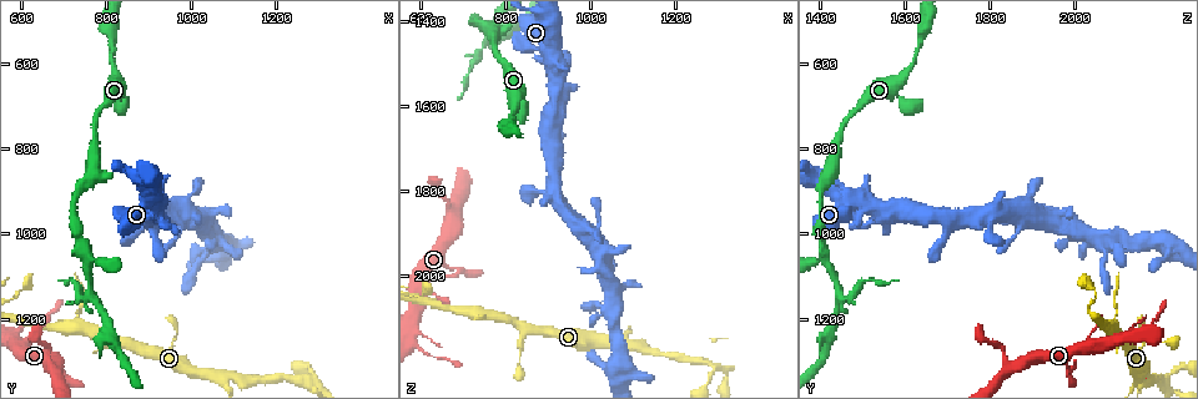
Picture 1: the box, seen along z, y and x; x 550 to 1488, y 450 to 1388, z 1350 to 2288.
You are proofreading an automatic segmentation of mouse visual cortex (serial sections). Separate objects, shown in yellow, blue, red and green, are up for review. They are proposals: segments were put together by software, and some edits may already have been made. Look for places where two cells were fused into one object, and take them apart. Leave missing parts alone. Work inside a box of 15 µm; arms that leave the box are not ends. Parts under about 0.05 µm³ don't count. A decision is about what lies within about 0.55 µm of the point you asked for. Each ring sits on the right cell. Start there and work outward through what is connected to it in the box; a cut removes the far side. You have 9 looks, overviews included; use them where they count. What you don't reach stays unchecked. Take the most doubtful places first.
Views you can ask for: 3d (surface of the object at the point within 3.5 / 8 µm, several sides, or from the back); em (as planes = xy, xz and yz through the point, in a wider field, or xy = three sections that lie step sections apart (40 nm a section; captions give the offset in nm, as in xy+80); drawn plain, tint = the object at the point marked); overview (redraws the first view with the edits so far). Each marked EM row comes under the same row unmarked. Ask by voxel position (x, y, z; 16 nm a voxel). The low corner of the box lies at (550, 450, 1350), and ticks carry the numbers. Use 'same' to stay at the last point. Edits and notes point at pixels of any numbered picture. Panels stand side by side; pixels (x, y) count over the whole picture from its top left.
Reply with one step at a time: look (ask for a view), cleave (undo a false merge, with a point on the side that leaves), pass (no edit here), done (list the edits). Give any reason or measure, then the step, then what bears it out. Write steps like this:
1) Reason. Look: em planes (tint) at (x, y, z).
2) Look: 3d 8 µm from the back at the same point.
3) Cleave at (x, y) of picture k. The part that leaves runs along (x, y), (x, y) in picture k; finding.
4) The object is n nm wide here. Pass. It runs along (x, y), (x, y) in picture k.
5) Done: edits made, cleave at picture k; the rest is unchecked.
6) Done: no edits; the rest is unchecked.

Two arms in line, one across. Look: 3d 3.5 µm at (1280, 1355, 2205).

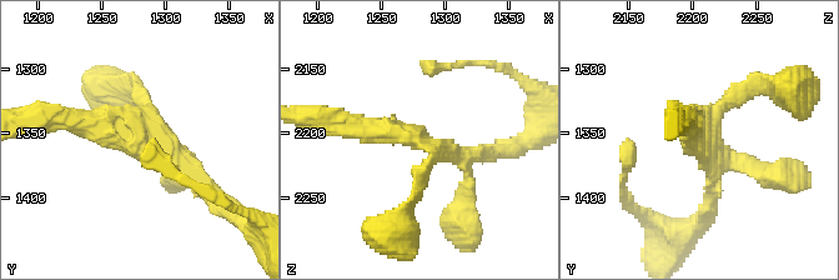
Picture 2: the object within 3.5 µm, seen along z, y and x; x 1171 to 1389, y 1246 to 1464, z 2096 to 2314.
3 arms meet here; the arms are 200, 250, 300 nm wide. Look: em xy step 2 (tint) at (1276, 1348, 2202).

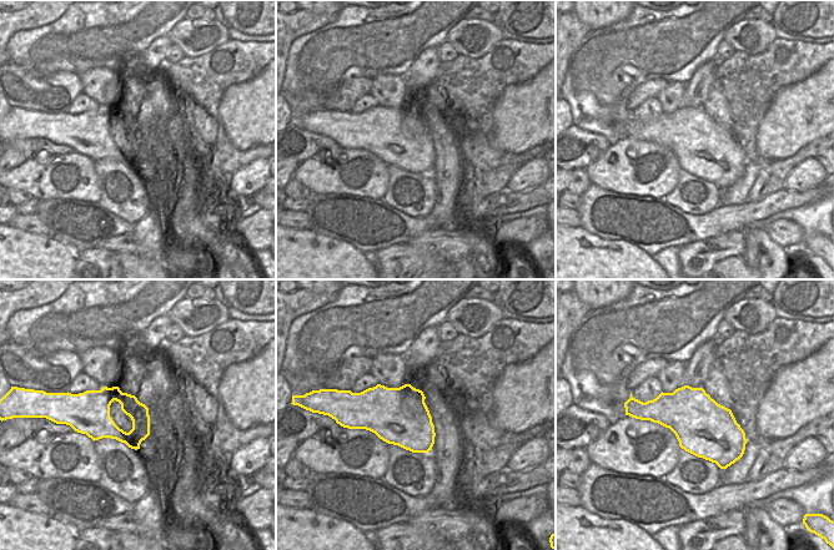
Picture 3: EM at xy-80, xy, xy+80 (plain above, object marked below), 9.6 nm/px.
Pass. It runs along (335, 125), (423, 144), (420, 195) in picture 2; all the same cell.

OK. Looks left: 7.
Calibre changes. Look: 3d 3.5 µm at (730, 1220, 2090).

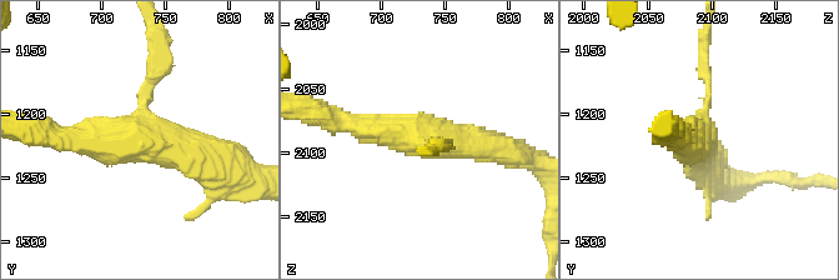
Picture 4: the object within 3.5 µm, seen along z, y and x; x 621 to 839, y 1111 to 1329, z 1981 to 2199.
Need the tissue. Look: em xy step 3 (tint) at (734, 1224, 2088).

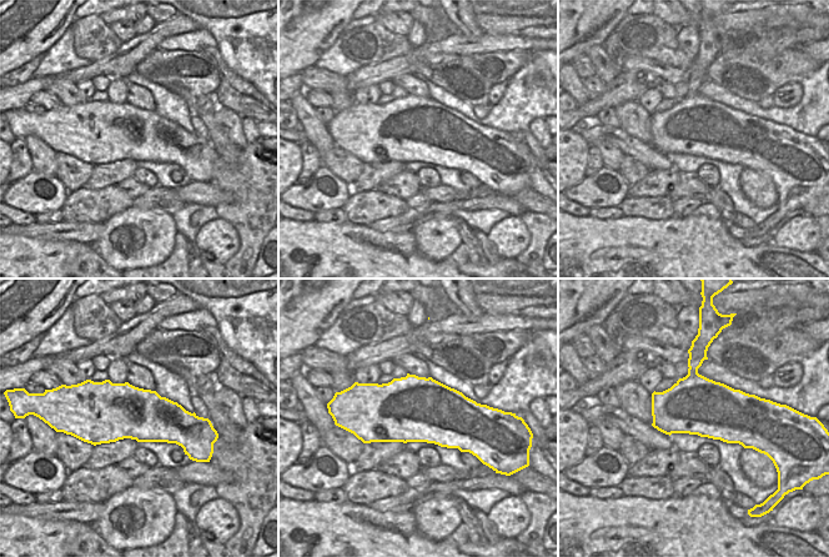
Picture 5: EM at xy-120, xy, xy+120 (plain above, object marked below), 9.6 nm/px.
Cut it another way. Look: em xy step 5 (tint) at the same point.

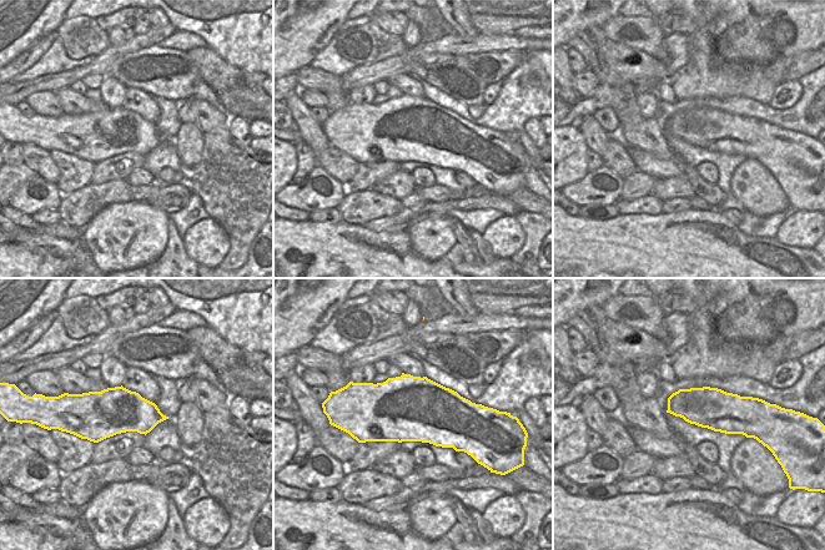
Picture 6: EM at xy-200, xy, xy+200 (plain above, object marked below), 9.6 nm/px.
Pass. It runs along (222, 165), (169, 143), (65, 135) in picture 4; continuous, no second cell.

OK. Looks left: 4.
A fork. Look: 3d 3.5 µm at (755, 870, 1420).

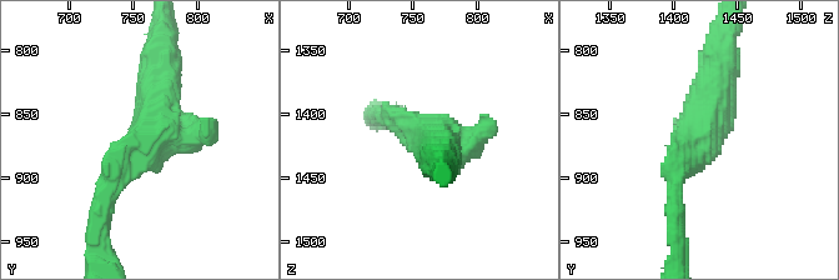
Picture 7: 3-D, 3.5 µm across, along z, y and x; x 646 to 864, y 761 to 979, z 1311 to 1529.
Look: em xy step 2 (tint) at (762, 870, 1418).

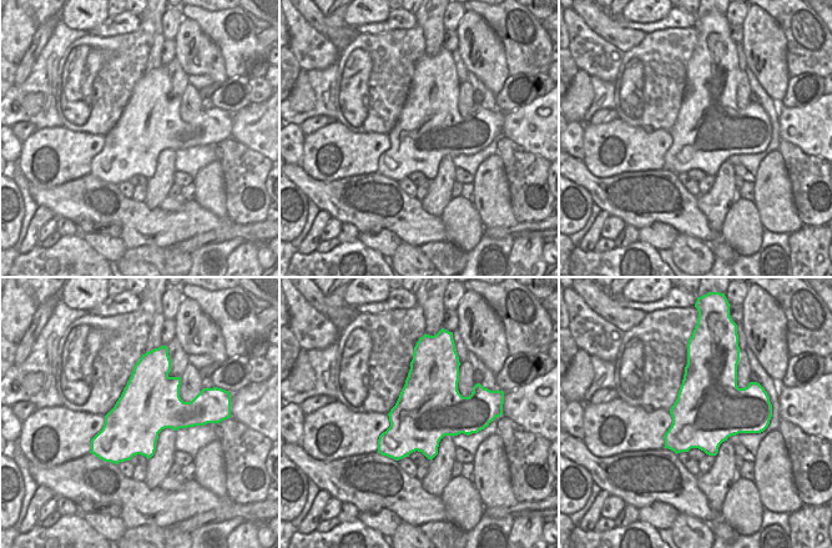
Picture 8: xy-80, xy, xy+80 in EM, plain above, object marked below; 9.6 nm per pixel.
Pass. It runs along (167, 45), (159, 126), (109, 188) in picture 7; all the same cell.

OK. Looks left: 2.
Branch point. Look: 3d 3.5 µm from the back at (765, 1145, 1445).

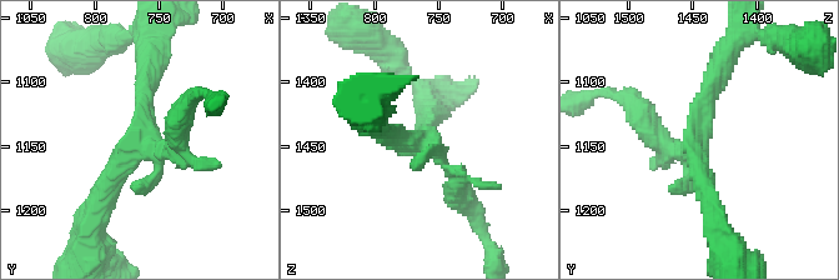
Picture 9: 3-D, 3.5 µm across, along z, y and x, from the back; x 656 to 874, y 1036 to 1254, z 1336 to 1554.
Pass. It runs along (147, 63), (144, 143), (98, 208) in picture 9; continuous, no second cell.

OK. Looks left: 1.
Done: no edits; the rest is unchecked.

